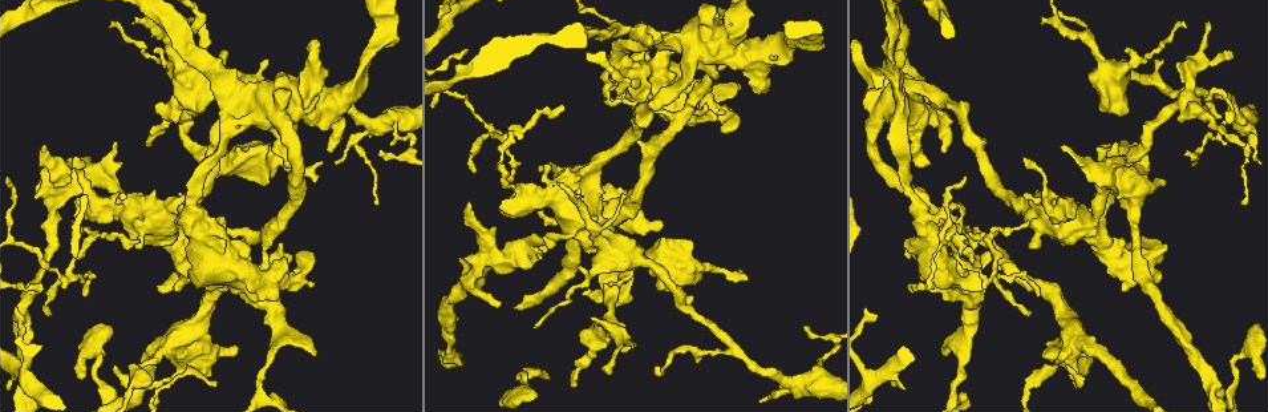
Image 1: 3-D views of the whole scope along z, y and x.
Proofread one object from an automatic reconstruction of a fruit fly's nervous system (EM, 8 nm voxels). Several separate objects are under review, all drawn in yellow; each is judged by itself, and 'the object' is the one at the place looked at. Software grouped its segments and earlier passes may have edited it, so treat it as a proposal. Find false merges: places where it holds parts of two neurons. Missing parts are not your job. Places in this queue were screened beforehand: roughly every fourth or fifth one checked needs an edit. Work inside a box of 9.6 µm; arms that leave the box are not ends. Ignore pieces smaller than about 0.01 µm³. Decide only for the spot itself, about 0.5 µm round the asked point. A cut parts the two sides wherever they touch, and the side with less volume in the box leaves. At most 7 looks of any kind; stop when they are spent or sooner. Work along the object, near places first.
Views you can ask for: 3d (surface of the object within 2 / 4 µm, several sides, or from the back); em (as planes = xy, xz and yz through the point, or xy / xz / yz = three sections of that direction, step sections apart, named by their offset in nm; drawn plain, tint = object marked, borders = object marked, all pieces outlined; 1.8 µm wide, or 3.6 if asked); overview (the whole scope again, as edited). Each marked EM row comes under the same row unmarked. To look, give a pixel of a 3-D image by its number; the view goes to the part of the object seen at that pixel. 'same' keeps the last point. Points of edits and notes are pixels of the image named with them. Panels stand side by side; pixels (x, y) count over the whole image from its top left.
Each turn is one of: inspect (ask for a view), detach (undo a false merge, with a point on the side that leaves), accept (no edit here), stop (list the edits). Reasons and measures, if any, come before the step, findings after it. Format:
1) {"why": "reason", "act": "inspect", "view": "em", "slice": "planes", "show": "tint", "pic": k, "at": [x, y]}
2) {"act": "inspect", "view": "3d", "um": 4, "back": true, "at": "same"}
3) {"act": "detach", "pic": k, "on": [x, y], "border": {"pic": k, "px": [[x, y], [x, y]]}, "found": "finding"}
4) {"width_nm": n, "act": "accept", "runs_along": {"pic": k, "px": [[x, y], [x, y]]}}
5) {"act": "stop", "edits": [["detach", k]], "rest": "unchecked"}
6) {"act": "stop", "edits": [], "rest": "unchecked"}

{"why": "abrupt turn", "act": "inspect", "view": "em", "um": 3.6, "slice": "xy", "step": 8, "show": "tint", "pic": 1, "at": [989, 277]}

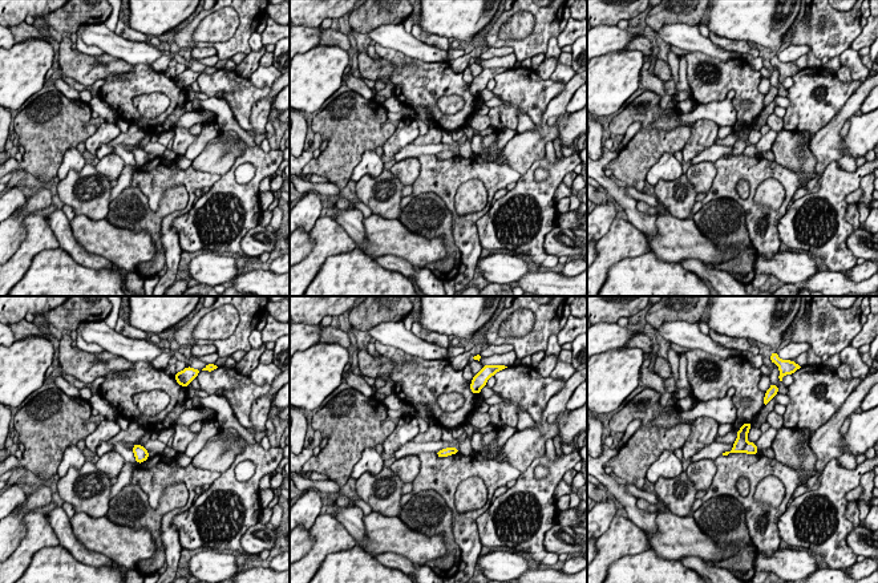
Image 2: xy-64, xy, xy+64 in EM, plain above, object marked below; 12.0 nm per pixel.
{"act": "inspect", "view": "em", "um": 3.6, "slice": "planes", "show": "tint", "at": "same"}

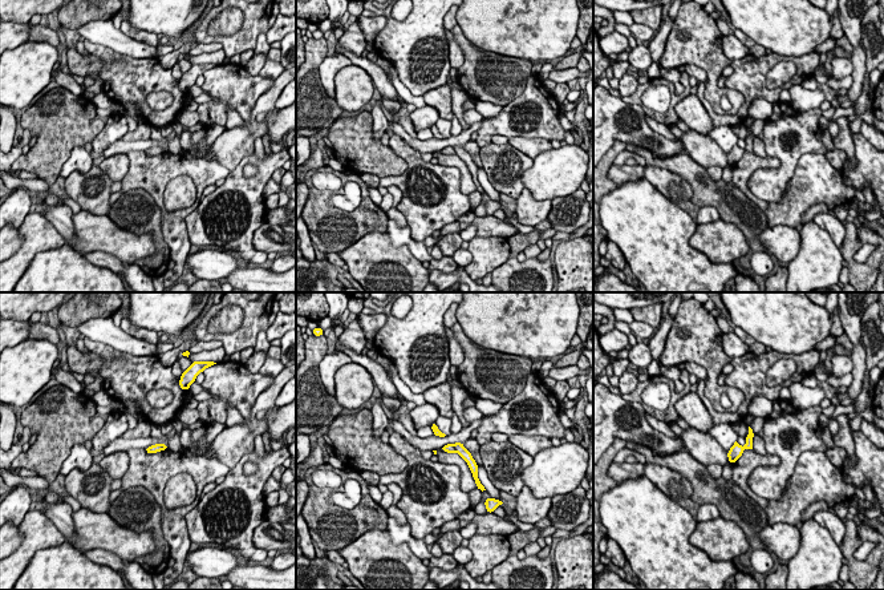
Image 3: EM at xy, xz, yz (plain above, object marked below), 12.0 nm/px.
{"width_nm": 100, "act": "detach", "pic": 3, "on": [449, 448], "border": {"pic": 3, "px": [[451, 444], [455, 451]]}, "found": "two neurons meet here"}

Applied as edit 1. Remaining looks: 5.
{"why": "redraw", "act": "inspect", "view": "overview"}

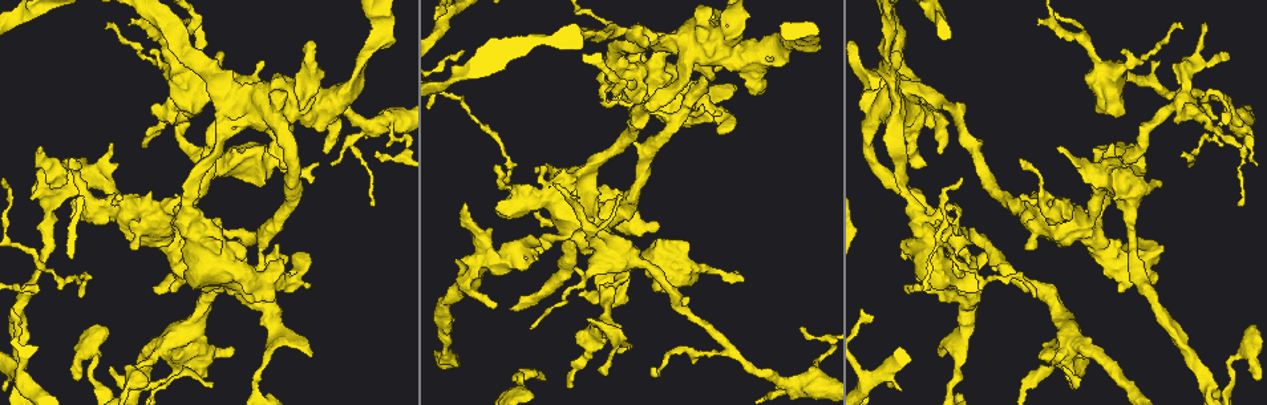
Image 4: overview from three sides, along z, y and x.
{"why": "a fork", "act": "inspect", "view": "3d", "um": 2, "pic": 4, "at": [1182, 105]}

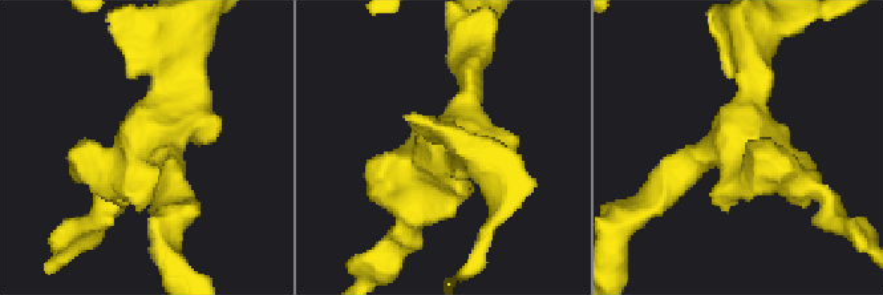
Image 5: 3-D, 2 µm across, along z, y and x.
{"arms": 3, "arm_widths_nm": [220, 220, 260], "act": "inspect", "view": "em", "slice": "planes", "show": "tint", "pic": 5, "at": [163, 137]}

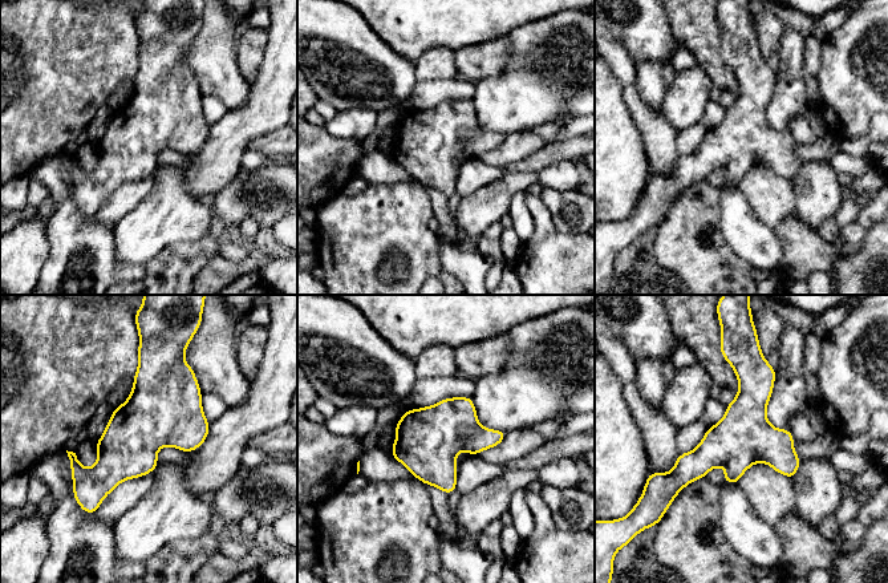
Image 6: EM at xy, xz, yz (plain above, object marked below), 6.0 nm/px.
{"width_nm": 340, "act": "accept", "found": "continuous, no second neuron"}

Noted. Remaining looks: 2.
{"why": "sharp bend", "act": "inspect", "view": "em", "slice": "xy", "step": 8, "show": "tint", "pic": 4, "at": [263, 111]}

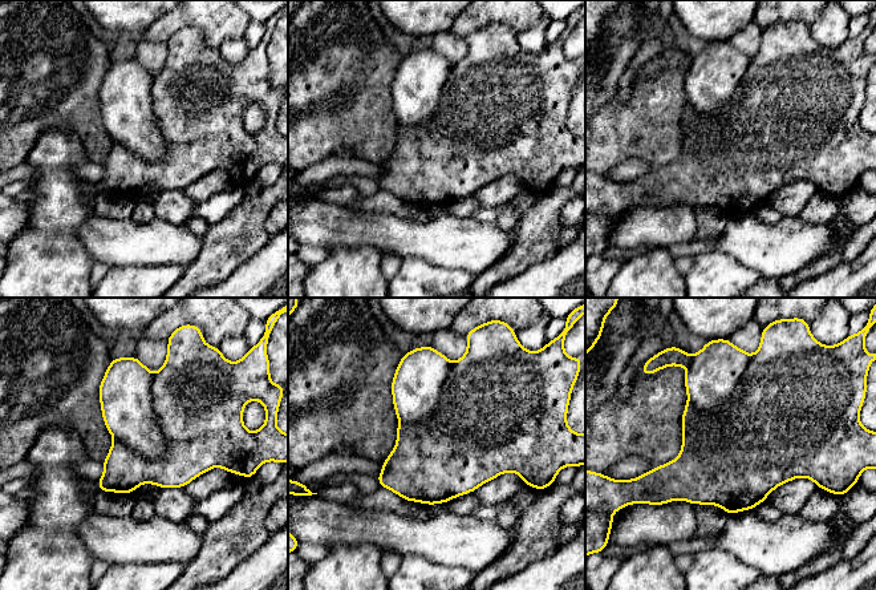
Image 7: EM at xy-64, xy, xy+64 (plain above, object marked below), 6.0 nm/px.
{"why": "cut it another way", "act": "inspect", "view": "em", "slice": "planes", "show": "borders", "at": "same"}

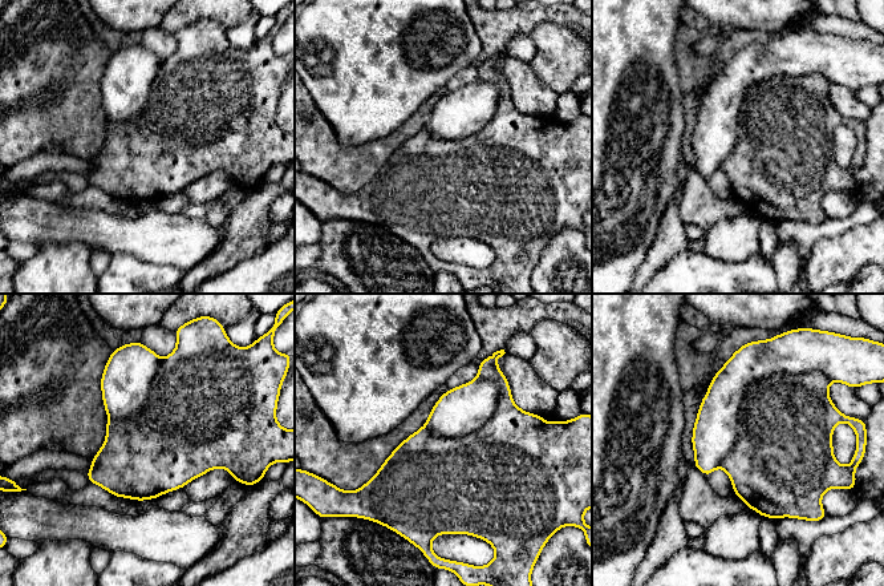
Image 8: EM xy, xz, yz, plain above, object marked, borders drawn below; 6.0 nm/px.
{"act": "detach", "pic": 8, "on": [779, 416], "border": {"pic": 8, "px": [[801, 372], [747, 391], [720, 465]]}, "found": "a second neuron is stuck on"}

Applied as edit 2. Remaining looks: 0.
{"act": "stop", "edits": [["detach", 3], ["detach", 8]], "rest": "unchecked"}

